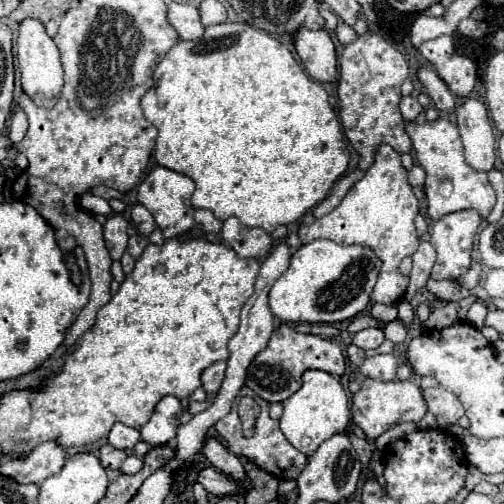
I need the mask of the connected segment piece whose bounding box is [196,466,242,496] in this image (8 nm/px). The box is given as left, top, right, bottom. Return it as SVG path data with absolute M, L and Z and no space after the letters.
M212 466L200 470L196 480L198 480L208 492L212 492L212 494L216 494L216 496L226 496L226 494L242 492L242 486L240 486L238 482L228 480L222 472L218 472L218 470L212 468Z

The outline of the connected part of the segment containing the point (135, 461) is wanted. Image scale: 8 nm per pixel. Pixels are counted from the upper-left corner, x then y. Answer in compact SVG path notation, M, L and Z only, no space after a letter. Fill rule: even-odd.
M128 456L126 460L124 460L124 464L122 464L122 472L124 474L136 474L138 470L142 468L142 458L138 458L138 456Z

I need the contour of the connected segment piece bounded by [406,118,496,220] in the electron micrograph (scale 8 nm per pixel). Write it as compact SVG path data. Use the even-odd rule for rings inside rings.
M438 118L436 122L426 124L410 122L406 124L406 132L412 138L418 164L426 170L424 192L428 200L428 216L432 220L440 220L446 214L474 208L482 214L482 218L486 218L496 204L496 192L484 172L478 172L466 164L458 126L446 118Z

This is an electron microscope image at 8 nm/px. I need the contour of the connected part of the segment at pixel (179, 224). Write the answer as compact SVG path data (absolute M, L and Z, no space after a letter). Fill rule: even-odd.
M158 166L138 186L138 202L154 216L164 238L178 238L180 234L188 232L194 224L194 208L190 204L192 192L194 192L194 182L188 176Z

